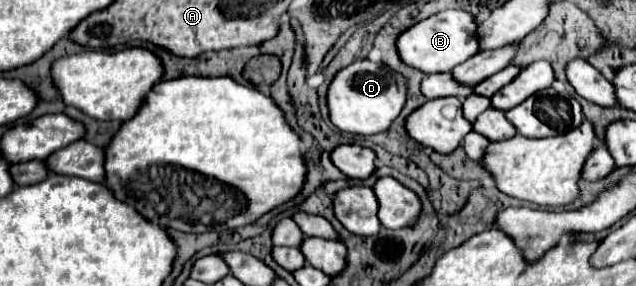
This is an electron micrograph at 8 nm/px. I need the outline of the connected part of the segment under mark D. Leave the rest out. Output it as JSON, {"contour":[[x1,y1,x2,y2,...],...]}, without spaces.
{"contour":[[370,59,354,61,352,65,344,67,328,89,328,107,332,123,356,135,376,135,384,133,392,121,404,109,404,101,408,97,408,79,382,63,372,63]]}

